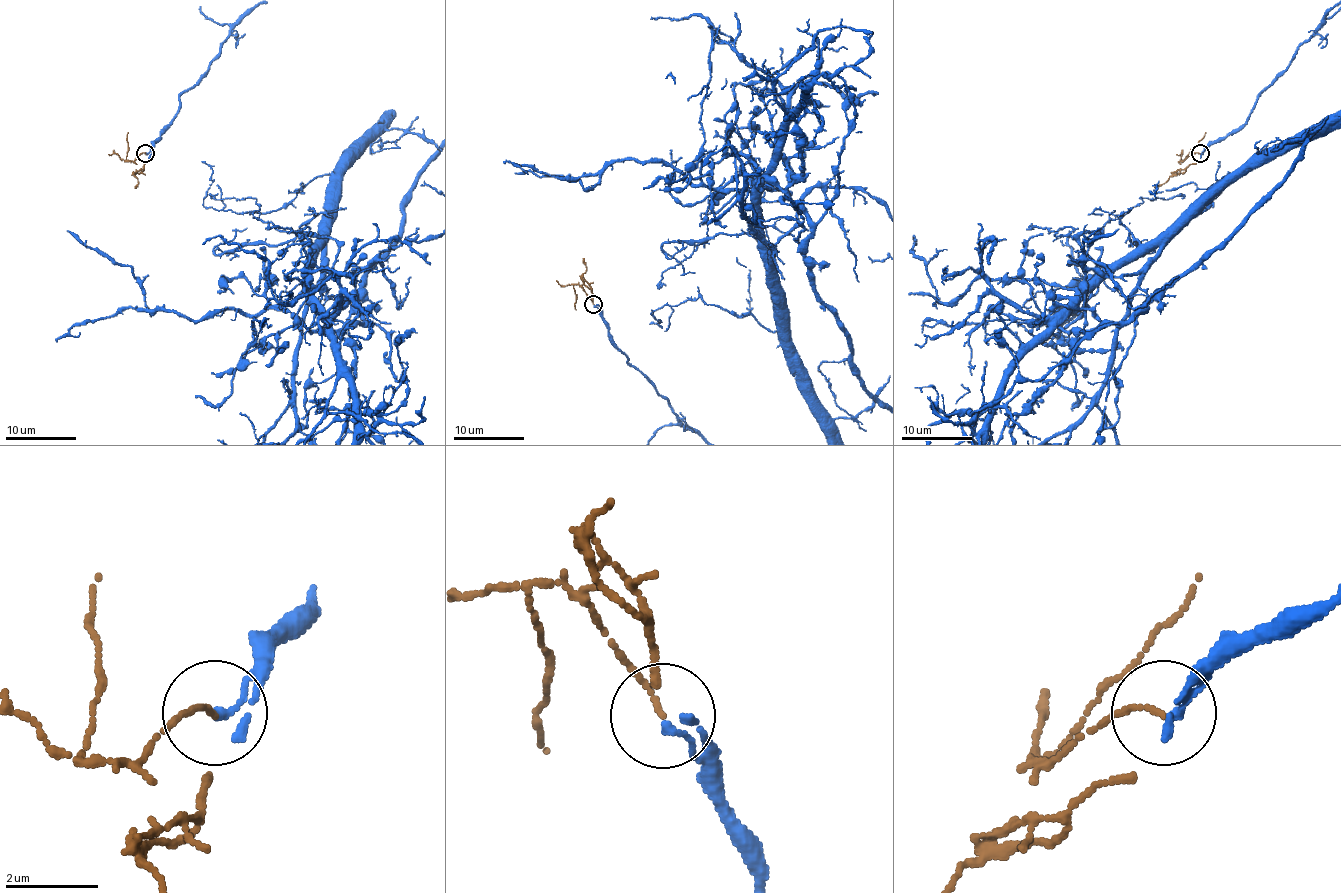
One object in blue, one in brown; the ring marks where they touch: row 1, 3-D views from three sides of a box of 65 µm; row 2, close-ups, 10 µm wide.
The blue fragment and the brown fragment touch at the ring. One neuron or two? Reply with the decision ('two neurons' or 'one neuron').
one neuron

